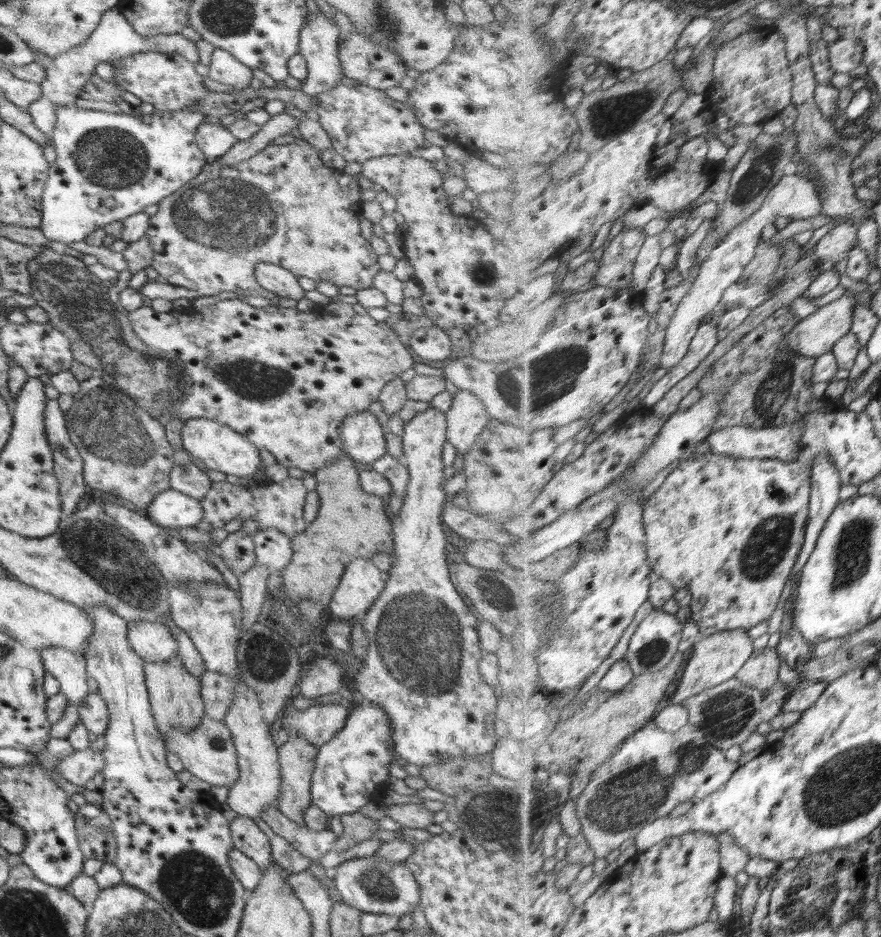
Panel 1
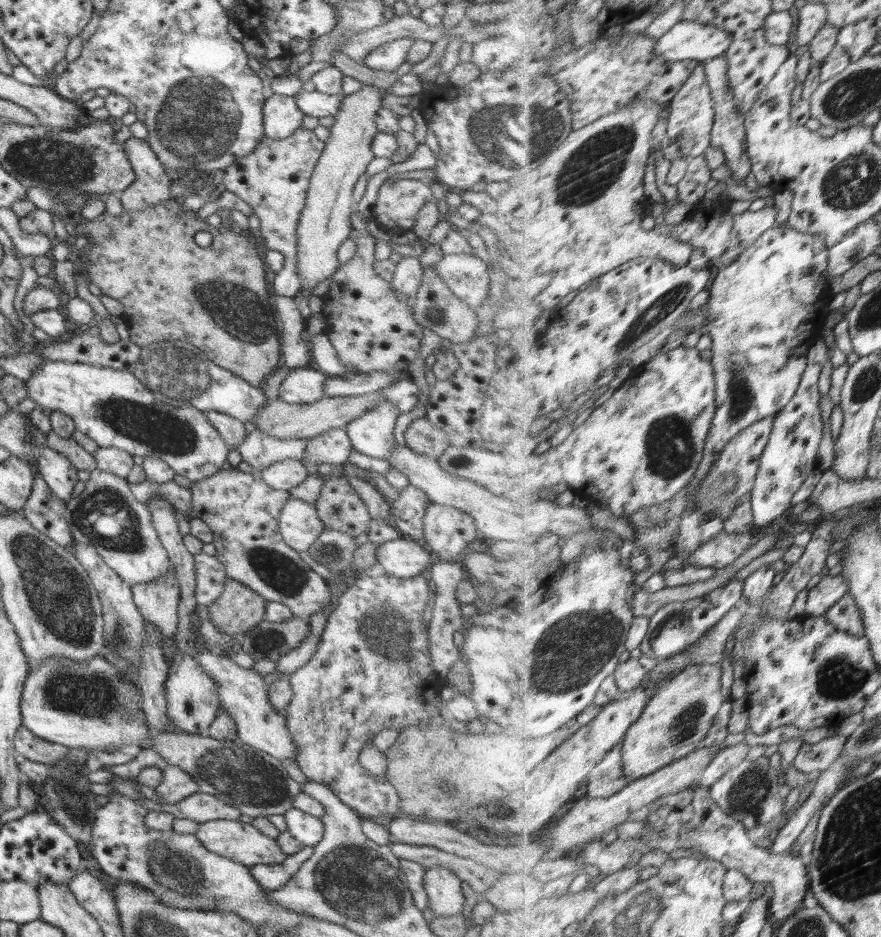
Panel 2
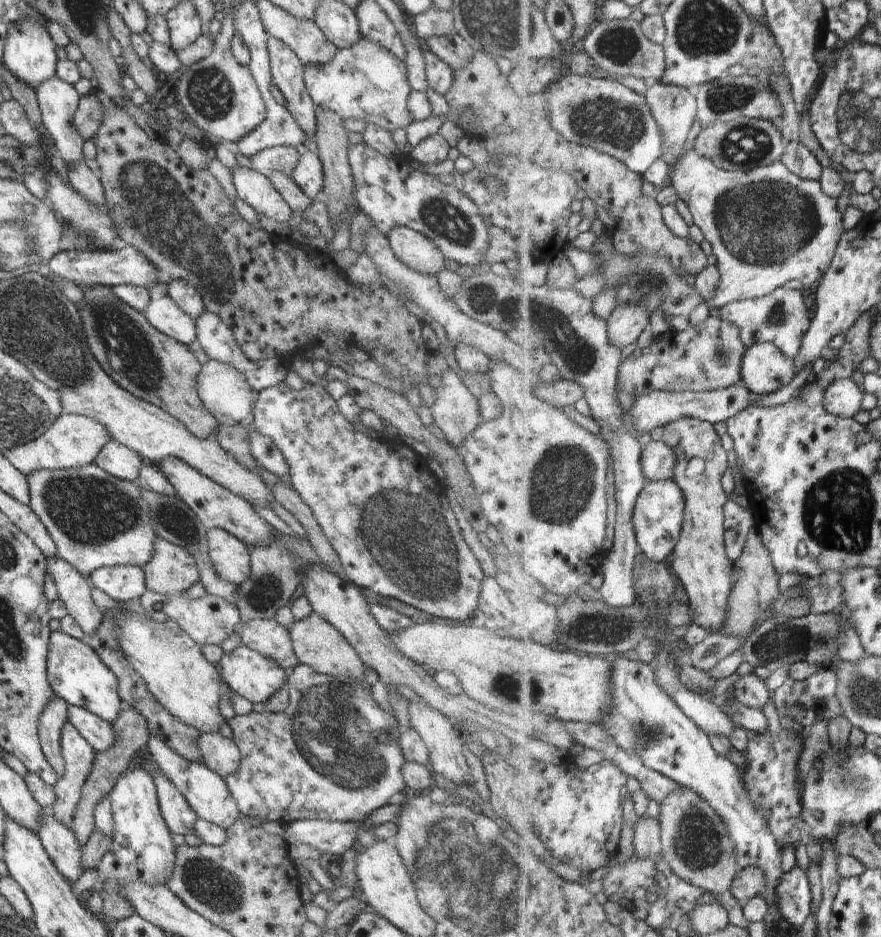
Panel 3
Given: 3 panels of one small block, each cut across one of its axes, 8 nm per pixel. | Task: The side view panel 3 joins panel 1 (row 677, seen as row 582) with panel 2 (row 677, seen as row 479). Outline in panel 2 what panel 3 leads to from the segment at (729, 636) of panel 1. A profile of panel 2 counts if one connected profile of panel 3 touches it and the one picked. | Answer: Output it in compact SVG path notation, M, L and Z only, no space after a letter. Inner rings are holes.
M722 663L696 664L659 688L638 723L630 728L629 735L622 742L628 778L638 780L654 774L701 748L729 696L722 688L724 667Z

